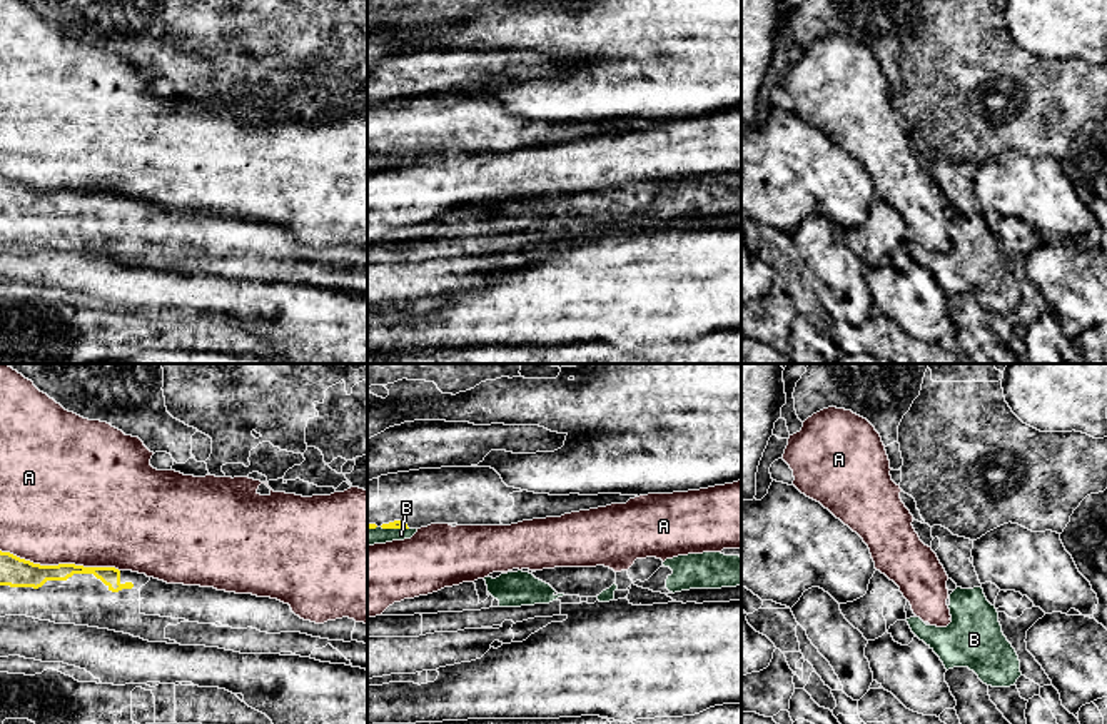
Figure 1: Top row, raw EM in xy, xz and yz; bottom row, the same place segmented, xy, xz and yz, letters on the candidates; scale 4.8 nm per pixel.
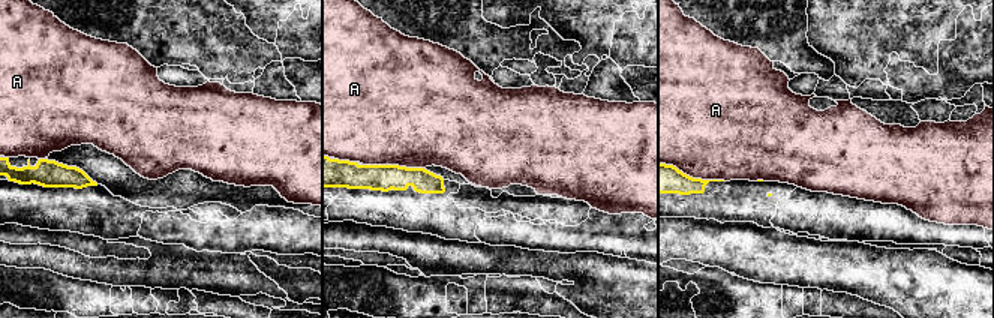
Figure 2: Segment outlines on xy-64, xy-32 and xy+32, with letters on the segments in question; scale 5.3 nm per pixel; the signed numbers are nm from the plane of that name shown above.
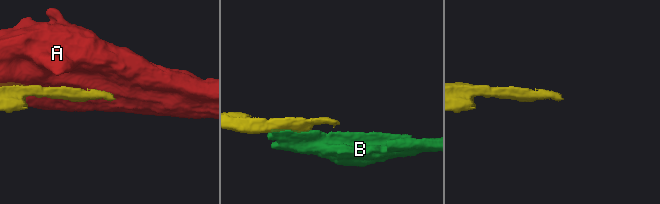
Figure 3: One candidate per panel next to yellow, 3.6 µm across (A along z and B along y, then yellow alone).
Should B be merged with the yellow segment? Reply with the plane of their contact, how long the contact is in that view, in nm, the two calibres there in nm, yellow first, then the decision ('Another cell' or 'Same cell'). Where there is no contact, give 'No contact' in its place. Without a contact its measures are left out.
Touches yellow in xz. Shared border 140 nm. Thickness 50 nm (yellow) against 80 nm. Another cell

